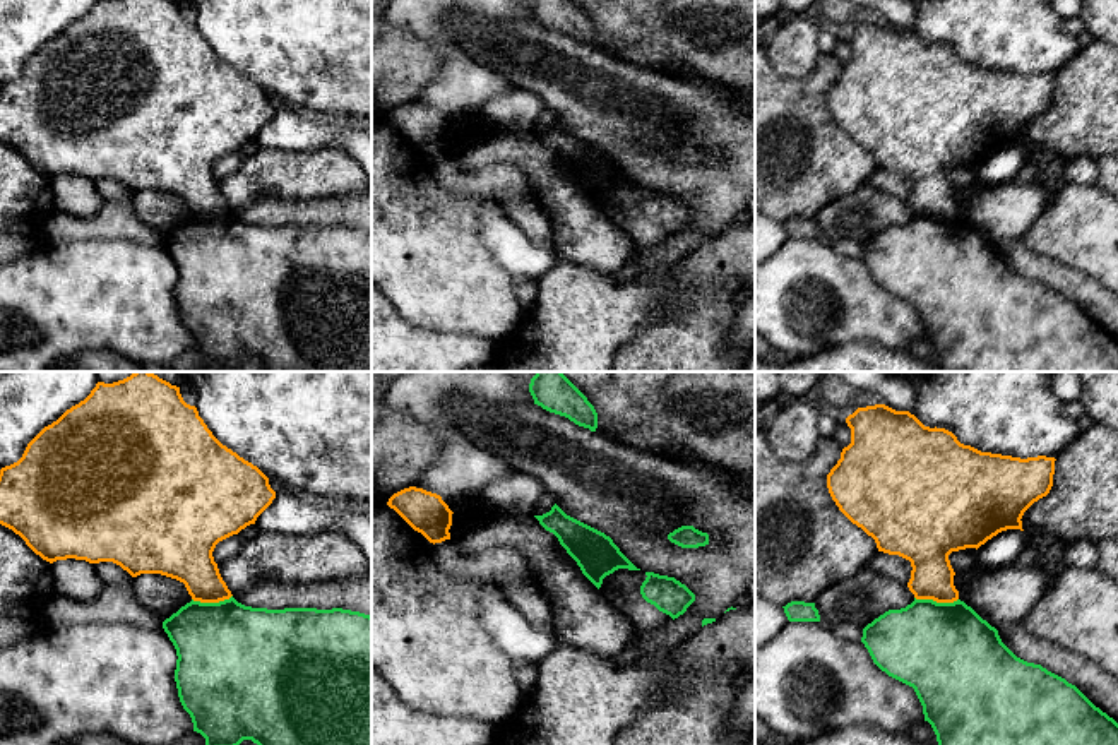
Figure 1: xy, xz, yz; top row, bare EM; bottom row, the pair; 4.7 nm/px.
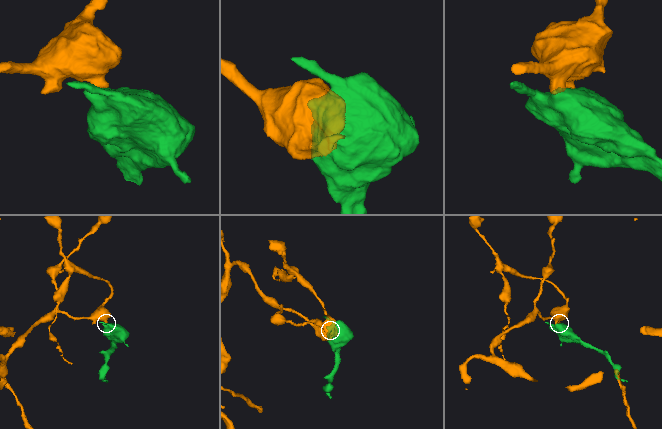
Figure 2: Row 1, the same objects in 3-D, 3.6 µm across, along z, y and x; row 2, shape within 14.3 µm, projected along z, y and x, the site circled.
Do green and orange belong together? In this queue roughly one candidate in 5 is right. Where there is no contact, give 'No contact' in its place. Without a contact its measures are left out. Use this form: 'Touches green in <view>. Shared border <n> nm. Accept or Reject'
Touches green in yz. Shared border 200 nm. Reject

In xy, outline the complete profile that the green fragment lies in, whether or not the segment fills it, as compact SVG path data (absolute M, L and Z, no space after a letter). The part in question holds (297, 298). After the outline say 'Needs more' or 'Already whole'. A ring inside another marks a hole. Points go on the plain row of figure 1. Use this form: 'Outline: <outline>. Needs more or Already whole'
Outline: M233 212L219 219L190 218L163 238L163 245L176 265L175 298L183 325L190 331L193 348L205 355L205 365L235 365L243 356L257 360L265 372L372 372L372 233L342 226L252 224Z. Already whole

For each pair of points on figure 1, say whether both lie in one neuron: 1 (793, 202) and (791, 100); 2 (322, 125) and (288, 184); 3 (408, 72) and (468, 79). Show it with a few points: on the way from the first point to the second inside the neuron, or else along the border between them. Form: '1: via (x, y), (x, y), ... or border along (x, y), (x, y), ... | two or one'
1: via (802, 177), (814, 149), (810, 125) | one
2: border along (267, 149), (341, 148), (348, 154) | two
3: border along (423, 40), (439, 57), (440, 74), (413, 101) | two

